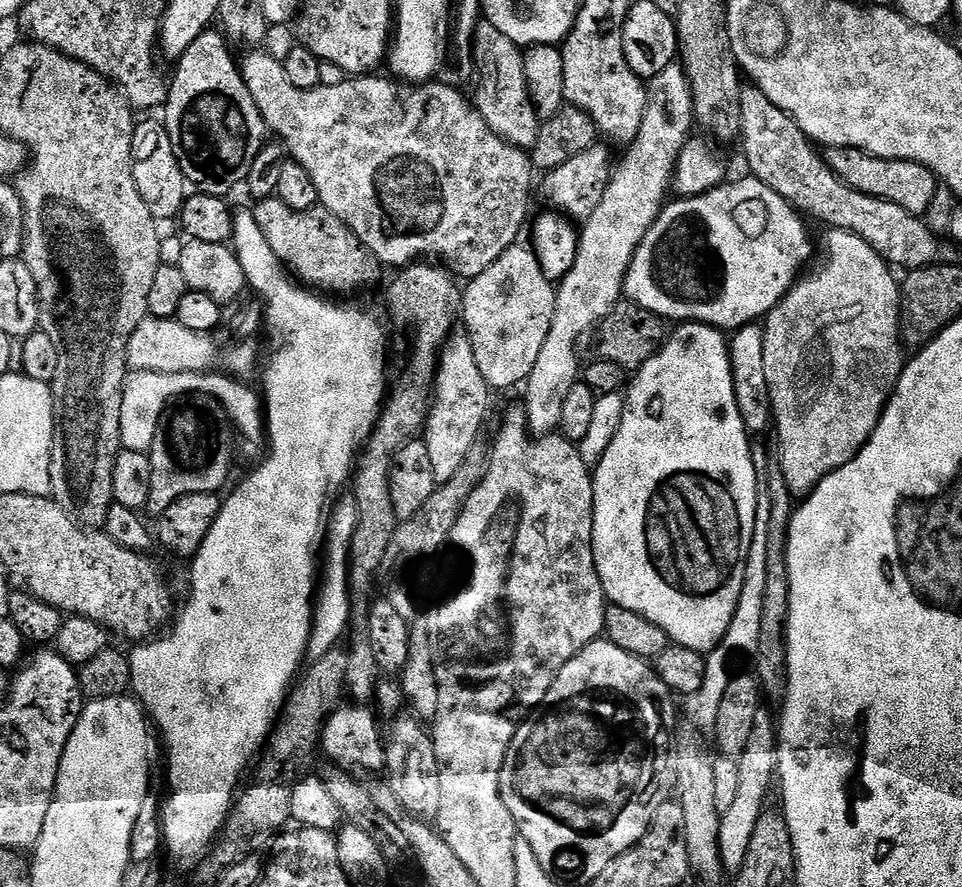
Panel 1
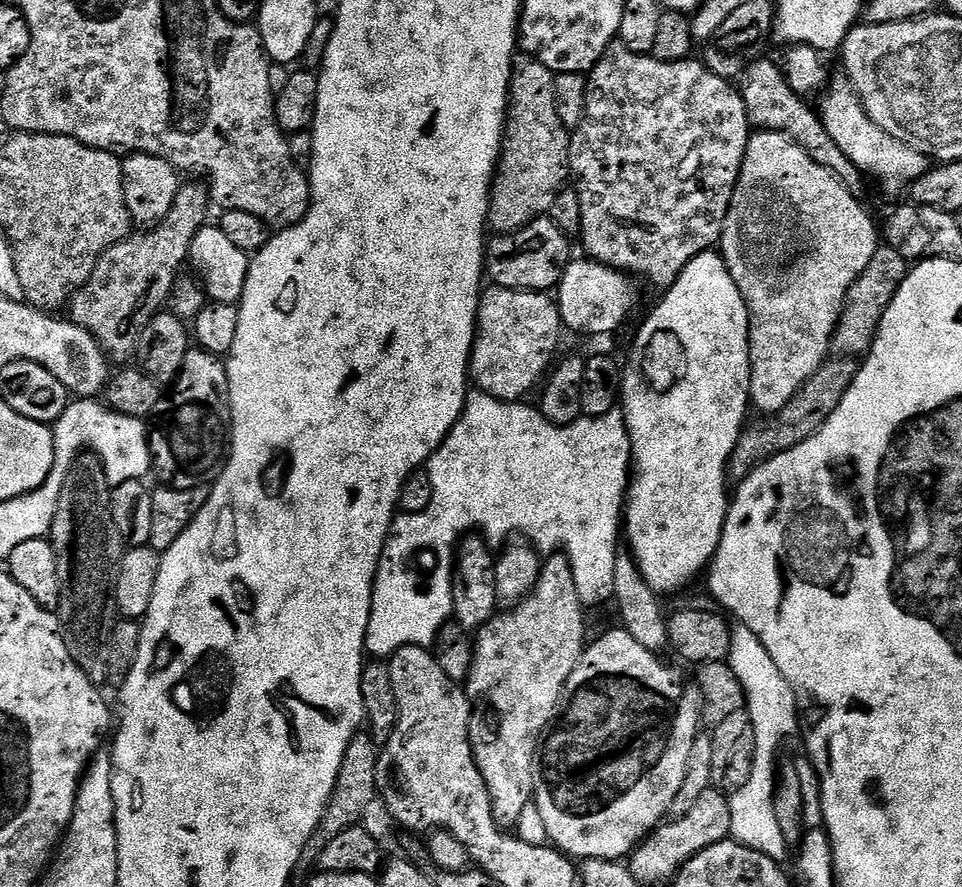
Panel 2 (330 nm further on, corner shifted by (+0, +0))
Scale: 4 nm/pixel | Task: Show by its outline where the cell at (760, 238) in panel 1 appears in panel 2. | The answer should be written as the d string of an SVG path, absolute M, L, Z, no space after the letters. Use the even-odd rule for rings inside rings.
M591 258L573 259L558 285L560 322L572 332L589 332L592 336L604 336L620 328L628 315L636 308L636 284L629 273L619 271Z

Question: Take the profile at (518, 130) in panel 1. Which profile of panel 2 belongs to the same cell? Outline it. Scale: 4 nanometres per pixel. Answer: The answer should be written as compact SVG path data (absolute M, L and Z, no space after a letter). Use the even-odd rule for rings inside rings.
M529 63L528 80L520 92L513 91L508 105L508 115L504 125L504 141L500 144L498 171L492 181L492 196L488 199L488 222L491 231L496 234L516 232L525 228L532 220L539 220L551 213L556 196L565 187L564 179L569 179L568 145L569 129L564 129L564 120L560 117L560 108L556 105L556 84L554 74L546 66Z

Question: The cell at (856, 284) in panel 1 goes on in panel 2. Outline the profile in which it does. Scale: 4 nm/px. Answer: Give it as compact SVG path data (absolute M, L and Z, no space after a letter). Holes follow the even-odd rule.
M756 130L748 137L746 154L742 162L740 177L736 183L736 189L730 202L730 210L726 214L724 233L718 245L718 251L723 256L738 290L748 307L748 353L750 354L750 400L760 414L771 414L782 410L798 394L803 384L813 376L824 361L829 359L832 346L832 336L840 321L840 315L844 309L844 303L848 297L850 286L870 266L870 258L874 258L878 241L876 241L876 224L868 217L868 212L859 204L860 200L852 194L850 189L834 175L830 169L822 167L802 145L796 143L786 133Z

